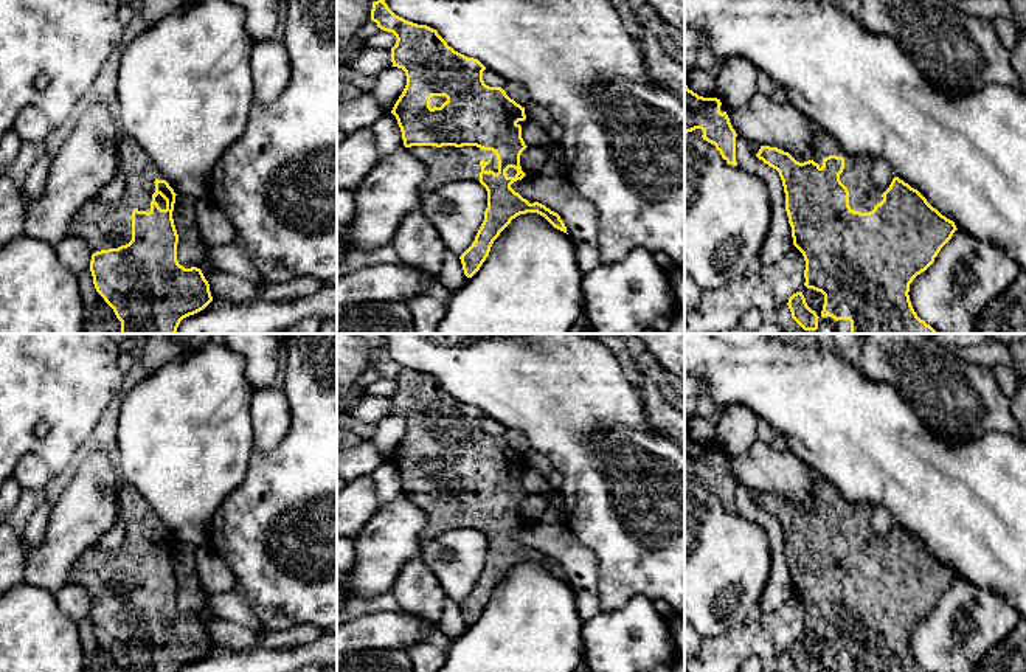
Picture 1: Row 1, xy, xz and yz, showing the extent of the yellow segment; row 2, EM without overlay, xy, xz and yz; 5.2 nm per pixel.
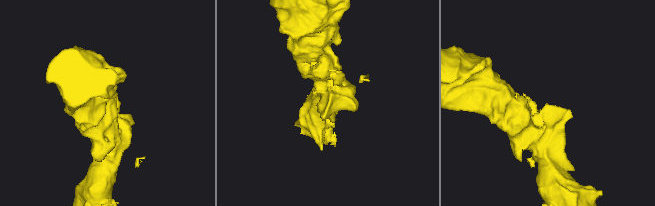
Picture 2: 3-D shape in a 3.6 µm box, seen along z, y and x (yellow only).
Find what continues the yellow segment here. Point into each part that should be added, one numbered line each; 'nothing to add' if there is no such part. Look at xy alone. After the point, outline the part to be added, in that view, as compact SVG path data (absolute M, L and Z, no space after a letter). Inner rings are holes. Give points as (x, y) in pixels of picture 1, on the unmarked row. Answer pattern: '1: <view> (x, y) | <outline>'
1: xy (103, 573) | M127 483L121 484L120 509L124 515L126 535L118 549L96 546L85 549L73 563L68 582L81 585L92 602L118 596L132 588L132 559L151 559L155 528L166 528L146 500Z

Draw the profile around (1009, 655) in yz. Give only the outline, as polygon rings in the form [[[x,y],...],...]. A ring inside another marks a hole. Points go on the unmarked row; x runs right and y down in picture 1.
[[[1026,618],[981,660],[976,672],[1026,672]]]

